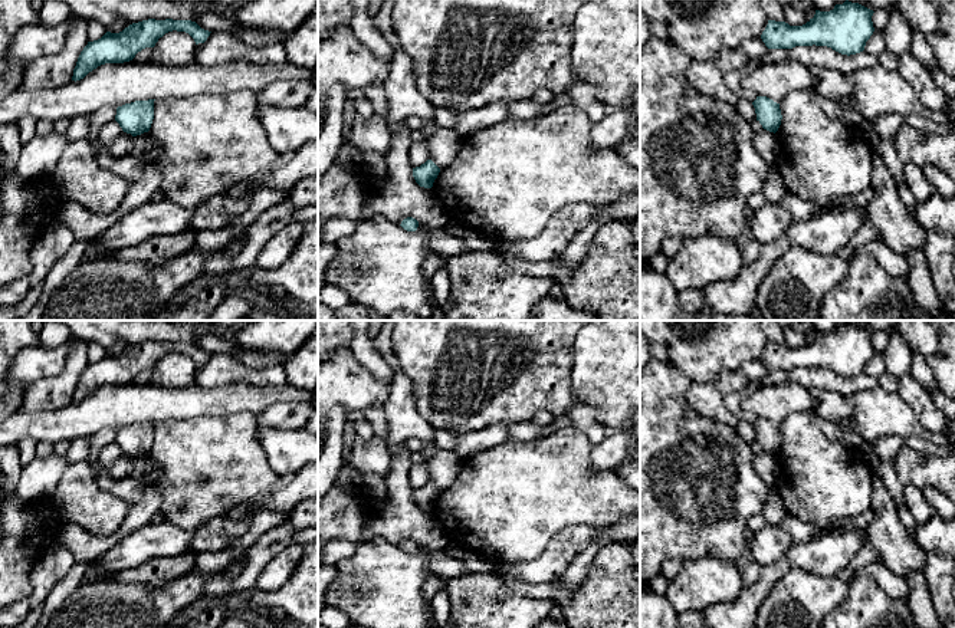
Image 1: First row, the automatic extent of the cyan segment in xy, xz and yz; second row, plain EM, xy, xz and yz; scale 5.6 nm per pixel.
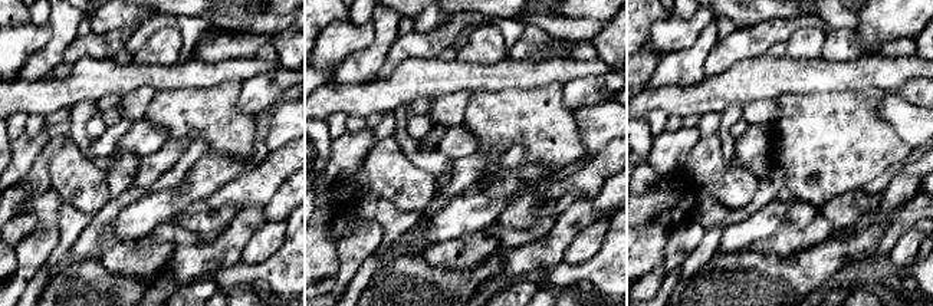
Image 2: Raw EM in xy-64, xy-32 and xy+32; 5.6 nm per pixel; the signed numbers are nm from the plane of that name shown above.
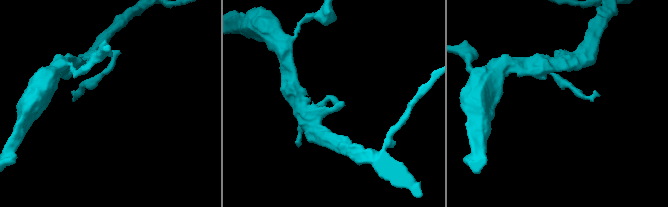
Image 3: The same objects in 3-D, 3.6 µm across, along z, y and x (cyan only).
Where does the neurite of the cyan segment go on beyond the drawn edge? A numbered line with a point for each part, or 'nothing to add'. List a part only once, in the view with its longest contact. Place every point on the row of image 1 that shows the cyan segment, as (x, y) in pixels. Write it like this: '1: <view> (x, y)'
nothing to add

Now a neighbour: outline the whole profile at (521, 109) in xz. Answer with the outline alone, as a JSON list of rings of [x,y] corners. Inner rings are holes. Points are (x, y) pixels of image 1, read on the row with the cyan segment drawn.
[[[535,99],[511,101],[508,109],[508,118],[532,119],[536,118],[538,112],[542,108],[544,105],[536,102]]]

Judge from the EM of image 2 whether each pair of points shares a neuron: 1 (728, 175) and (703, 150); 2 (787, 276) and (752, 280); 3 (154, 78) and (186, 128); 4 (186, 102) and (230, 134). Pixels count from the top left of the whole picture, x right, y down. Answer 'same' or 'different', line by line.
1: same
2: same
3: different
4: same

